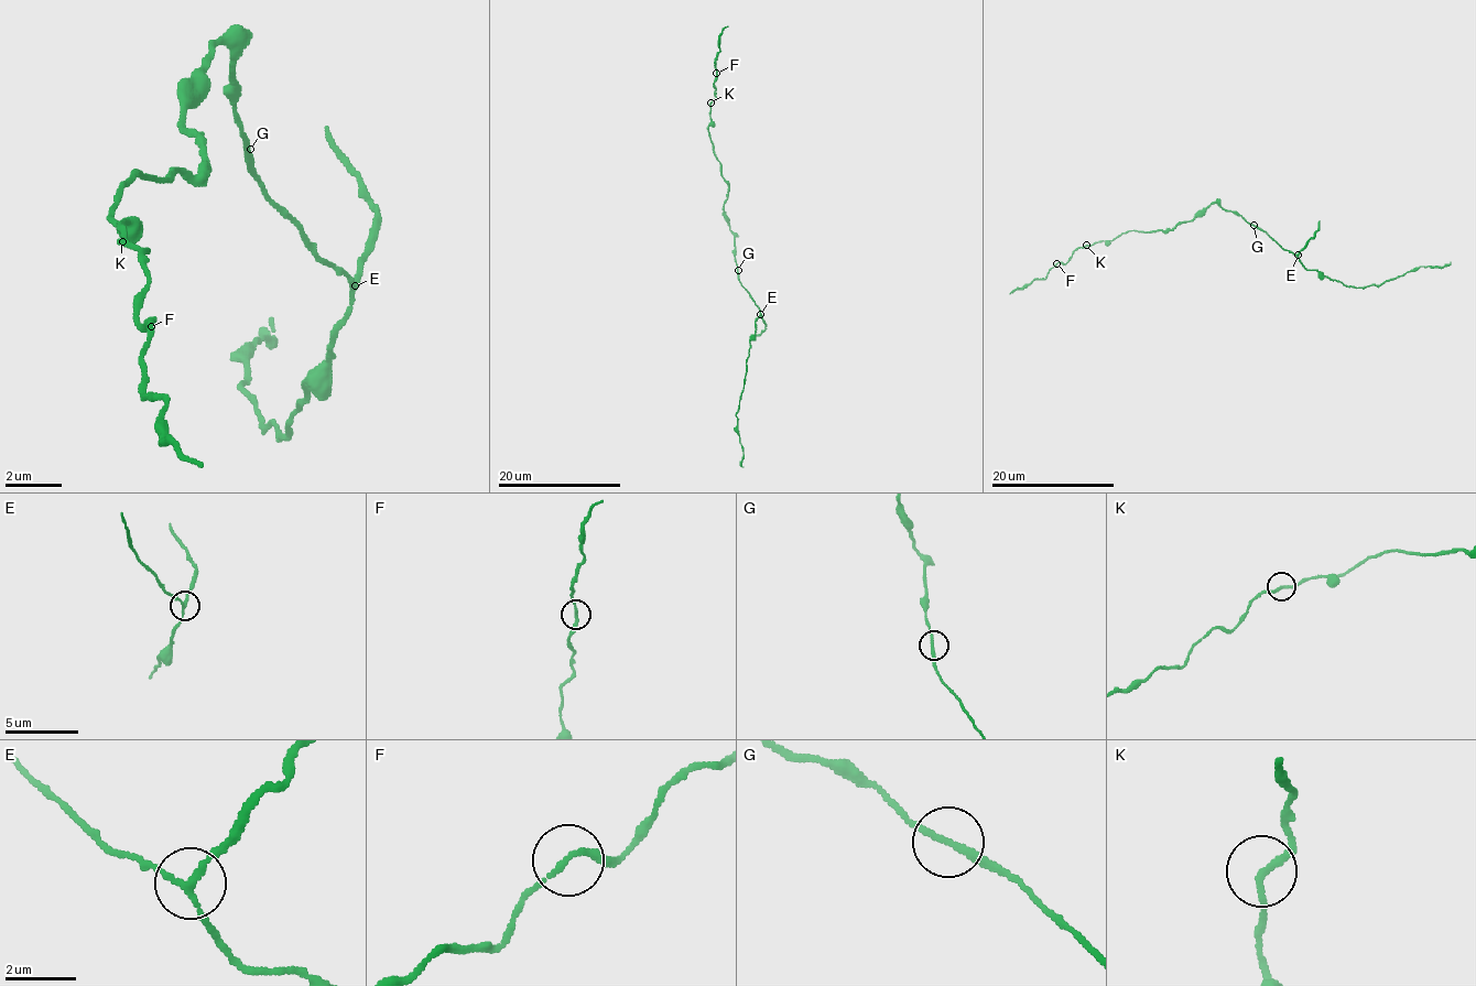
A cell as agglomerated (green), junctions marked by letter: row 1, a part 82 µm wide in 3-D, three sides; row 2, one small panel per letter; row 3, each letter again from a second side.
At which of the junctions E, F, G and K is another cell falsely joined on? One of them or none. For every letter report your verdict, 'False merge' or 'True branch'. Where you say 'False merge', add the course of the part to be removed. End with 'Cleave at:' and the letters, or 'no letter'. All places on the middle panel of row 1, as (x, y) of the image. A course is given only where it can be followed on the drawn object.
E: False merge. Course of the part to remove: (761, 314), (766, 328), (755, 336)
F: True branch
G: True branch
K: True branch
Cleave at: E

